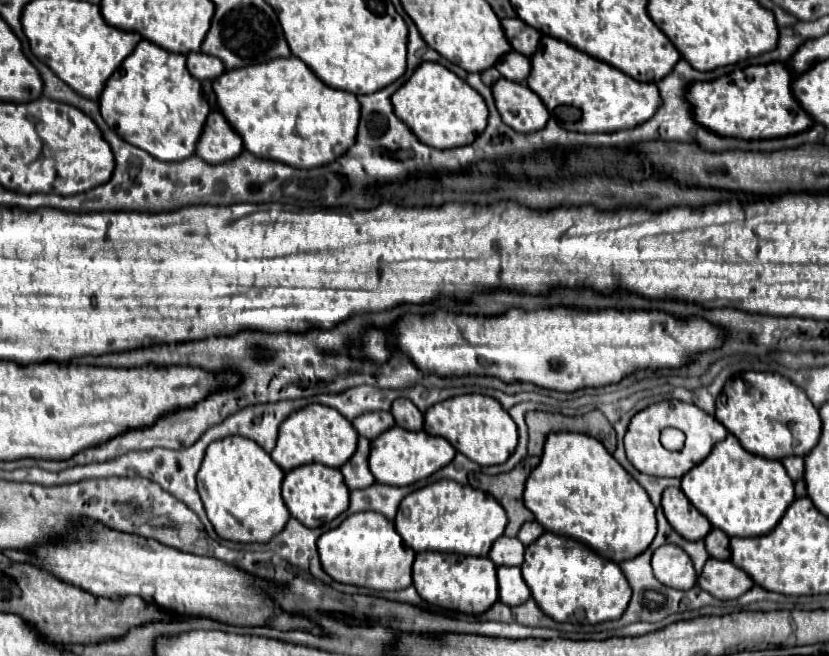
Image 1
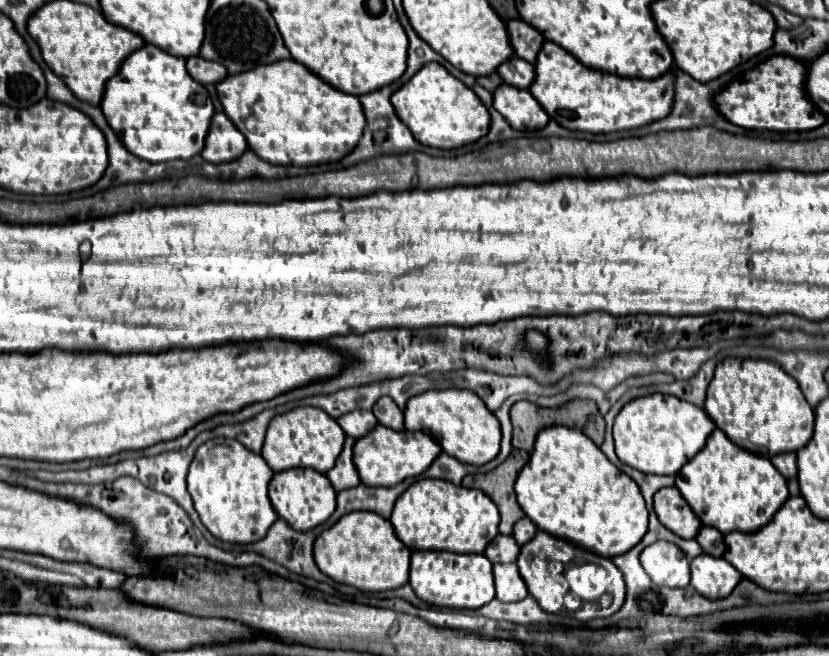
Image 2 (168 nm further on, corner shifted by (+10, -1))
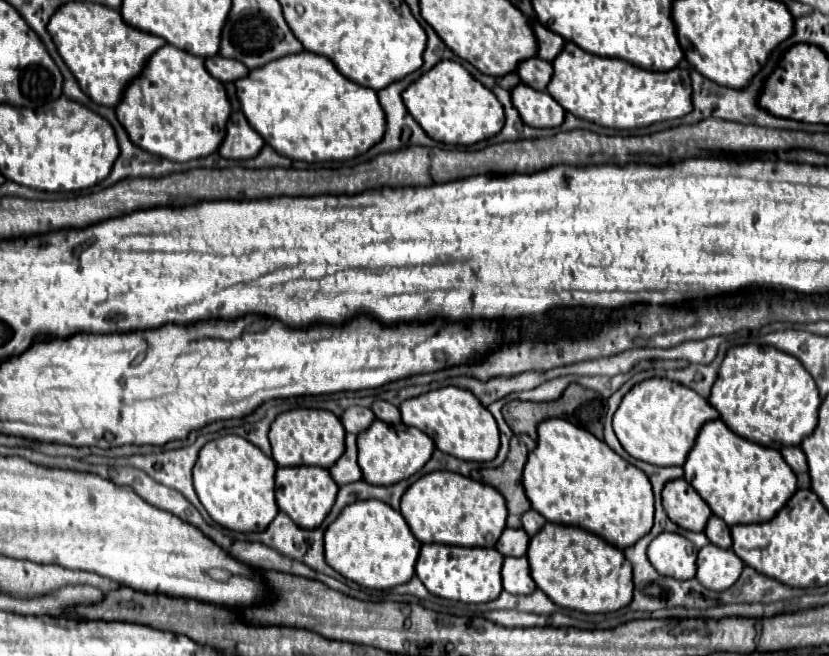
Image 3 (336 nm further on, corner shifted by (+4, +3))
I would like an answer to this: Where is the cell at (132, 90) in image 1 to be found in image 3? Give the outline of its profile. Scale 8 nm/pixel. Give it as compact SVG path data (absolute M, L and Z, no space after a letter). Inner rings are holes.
M164 45L152 53L142 73L126 85L116 105L116 117L134 145L182 163L218 149L230 117L230 103L224 85L204 69L202 57Z

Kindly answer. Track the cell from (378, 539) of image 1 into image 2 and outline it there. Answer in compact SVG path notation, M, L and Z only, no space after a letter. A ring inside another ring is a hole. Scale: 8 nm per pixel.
M374 511L346 513L336 525L322 531L314 543L314 559L330 579L360 591L388 591L408 583L410 549L396 537L392 523Z

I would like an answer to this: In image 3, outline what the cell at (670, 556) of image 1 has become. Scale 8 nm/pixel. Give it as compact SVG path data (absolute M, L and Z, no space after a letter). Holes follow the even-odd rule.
M660 533L648 545L648 559L662 575L694 575L696 573L696 547L692 541L678 533Z

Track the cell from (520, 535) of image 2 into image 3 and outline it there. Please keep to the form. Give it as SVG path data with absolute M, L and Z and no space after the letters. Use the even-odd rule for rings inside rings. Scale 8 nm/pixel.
M530 509L530 511L526 511L524 515L522 515L522 529L532 537L534 533L538 533L538 529L542 529L542 525L546 523L546 519L538 513L538 511L534 511L534 509Z

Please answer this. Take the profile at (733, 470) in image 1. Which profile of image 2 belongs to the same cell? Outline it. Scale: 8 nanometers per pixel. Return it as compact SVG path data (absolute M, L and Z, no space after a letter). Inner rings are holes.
M714 429L696 457L680 469L676 475L676 487L700 521L720 529L724 535L730 531L748 533L760 529L788 499L786 479L770 459L738 447L720 429Z

